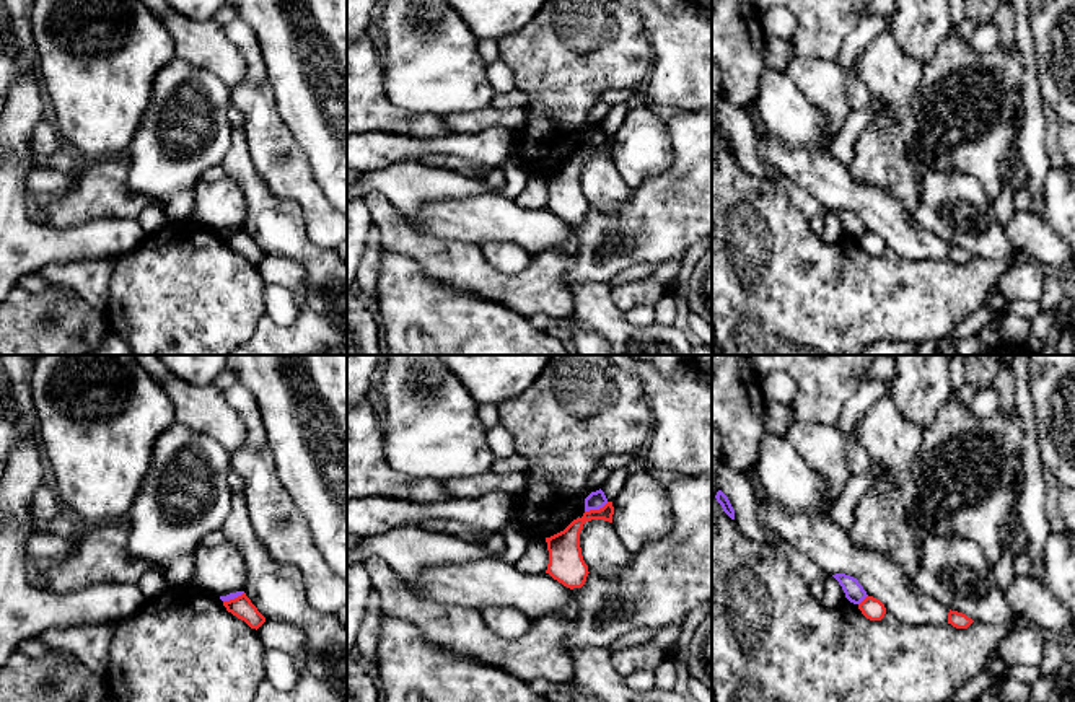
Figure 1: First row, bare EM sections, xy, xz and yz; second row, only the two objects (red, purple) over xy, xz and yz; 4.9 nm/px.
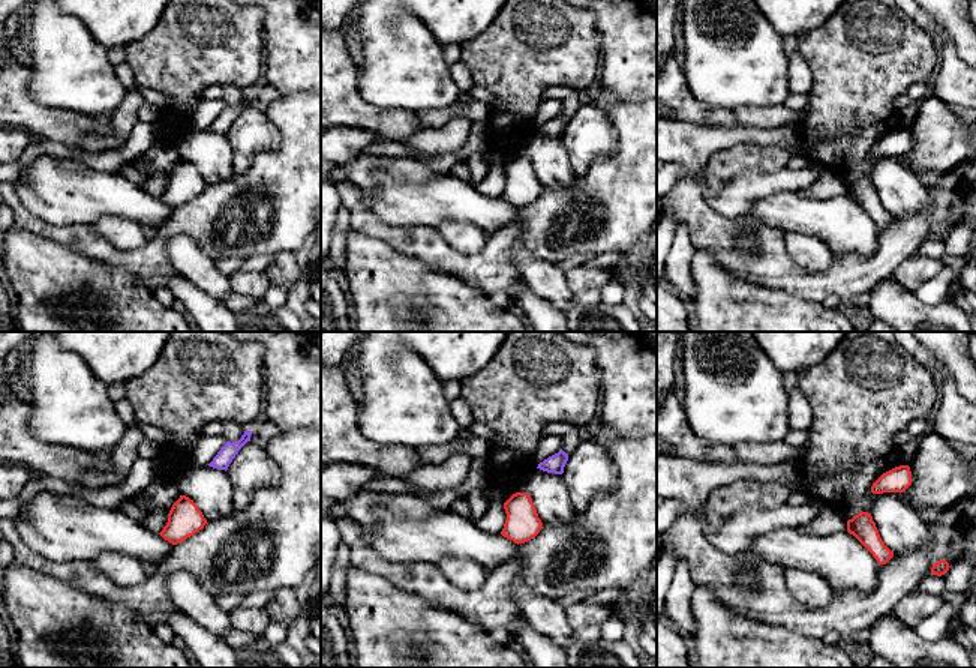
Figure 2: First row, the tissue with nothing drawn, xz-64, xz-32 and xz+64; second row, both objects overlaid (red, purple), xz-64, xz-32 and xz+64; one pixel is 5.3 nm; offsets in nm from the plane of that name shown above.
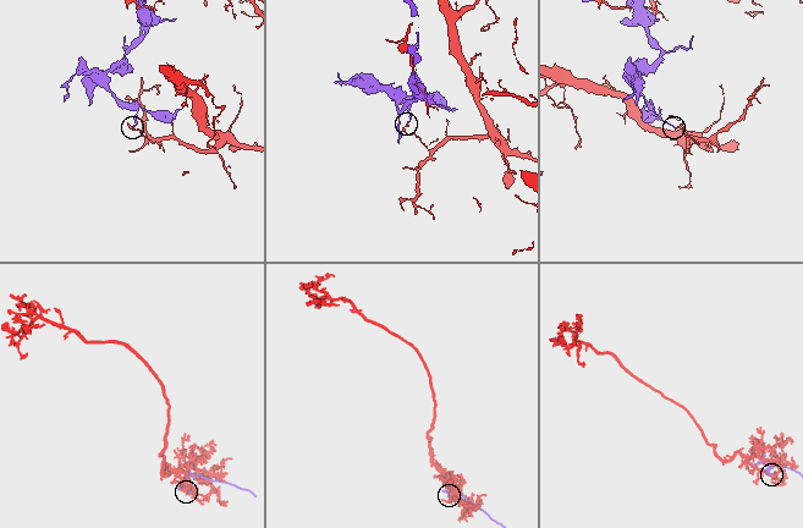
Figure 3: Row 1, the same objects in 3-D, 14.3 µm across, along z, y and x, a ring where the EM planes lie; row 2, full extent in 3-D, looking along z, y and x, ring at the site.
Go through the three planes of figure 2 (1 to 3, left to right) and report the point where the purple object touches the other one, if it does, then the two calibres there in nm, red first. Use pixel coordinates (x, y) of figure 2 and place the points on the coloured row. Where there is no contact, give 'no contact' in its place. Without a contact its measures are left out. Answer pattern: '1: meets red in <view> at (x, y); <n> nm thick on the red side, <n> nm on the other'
1: no contact
2: no contact
3: no contact

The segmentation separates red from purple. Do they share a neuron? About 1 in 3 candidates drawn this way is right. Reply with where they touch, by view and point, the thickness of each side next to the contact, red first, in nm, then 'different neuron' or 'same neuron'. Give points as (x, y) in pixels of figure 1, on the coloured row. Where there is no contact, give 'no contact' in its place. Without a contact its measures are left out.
contact xz (596, 510); calibres 160 and 90 nm; different neuron

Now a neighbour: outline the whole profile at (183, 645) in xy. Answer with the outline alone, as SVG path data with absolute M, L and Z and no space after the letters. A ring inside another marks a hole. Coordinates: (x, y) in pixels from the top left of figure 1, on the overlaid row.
M192 581L168 585L135 614L112 621L106 684L119 702L251 702L265 682L259 632Z

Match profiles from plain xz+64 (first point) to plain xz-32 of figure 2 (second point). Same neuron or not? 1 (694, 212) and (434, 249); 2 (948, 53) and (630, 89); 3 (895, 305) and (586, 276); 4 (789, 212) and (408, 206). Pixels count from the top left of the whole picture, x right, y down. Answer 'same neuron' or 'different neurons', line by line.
1: same neuron
2: same neuron
3: different neurons
4: same neuron

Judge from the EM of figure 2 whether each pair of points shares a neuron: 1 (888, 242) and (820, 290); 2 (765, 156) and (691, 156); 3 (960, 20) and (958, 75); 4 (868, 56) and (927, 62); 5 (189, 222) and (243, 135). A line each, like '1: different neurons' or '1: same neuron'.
1: same neuron
2: different neurons
3: different neurons
4: same neuron
5: different neurons

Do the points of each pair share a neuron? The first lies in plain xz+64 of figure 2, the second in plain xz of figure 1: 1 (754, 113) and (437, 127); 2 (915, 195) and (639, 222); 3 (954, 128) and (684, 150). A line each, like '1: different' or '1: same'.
1: different
2: different
3: different

